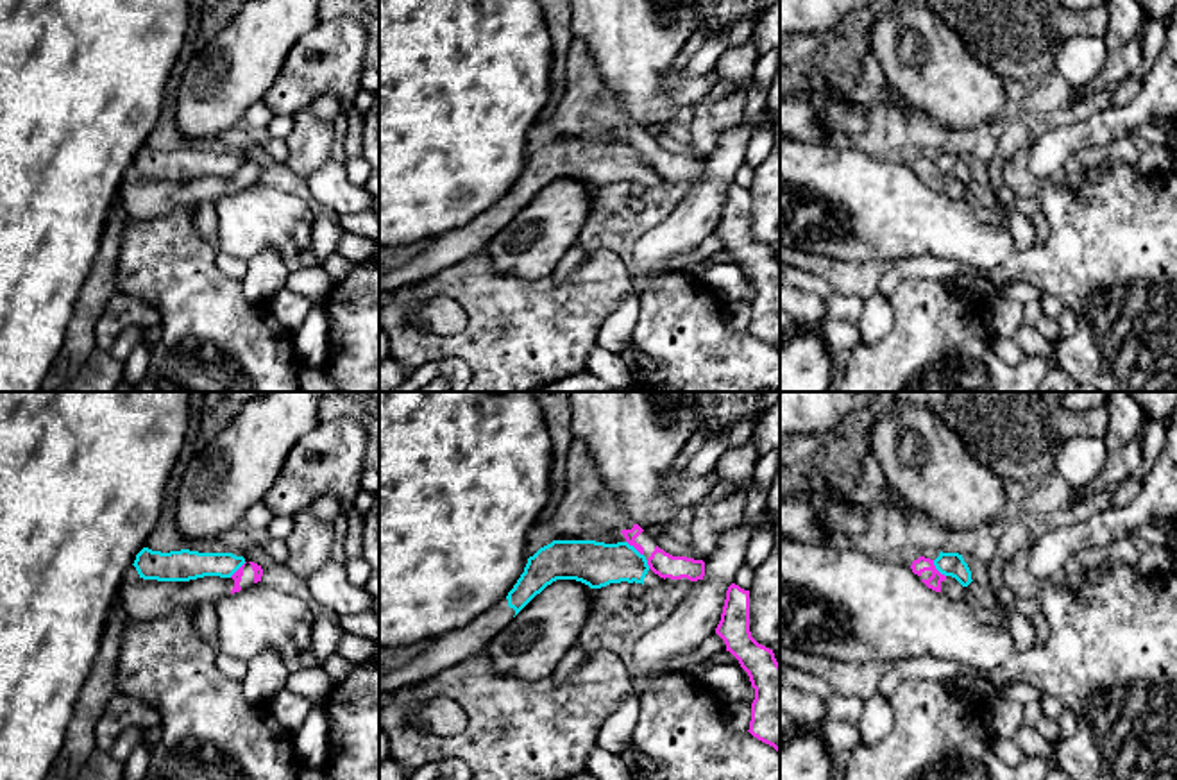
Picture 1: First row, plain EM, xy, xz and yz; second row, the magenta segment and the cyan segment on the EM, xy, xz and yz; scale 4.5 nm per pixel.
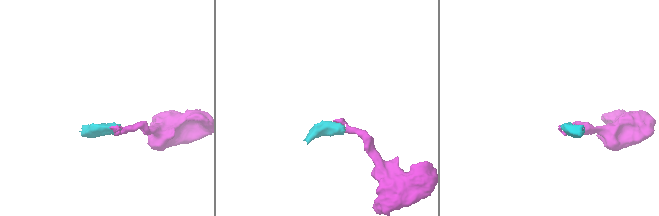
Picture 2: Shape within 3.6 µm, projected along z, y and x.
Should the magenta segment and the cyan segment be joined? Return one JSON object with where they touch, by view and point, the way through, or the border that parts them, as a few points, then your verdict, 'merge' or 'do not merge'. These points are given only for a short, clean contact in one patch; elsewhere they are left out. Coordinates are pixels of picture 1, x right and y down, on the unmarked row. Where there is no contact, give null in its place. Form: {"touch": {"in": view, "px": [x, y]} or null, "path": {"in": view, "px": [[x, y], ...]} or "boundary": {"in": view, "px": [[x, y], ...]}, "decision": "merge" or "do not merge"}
{"touch": {"in": "yz", "px": [936, 169]}, "boundary": {"in": "yz", "px": [[932, 160], [945, 176]]}, "decision": "do not merge"}

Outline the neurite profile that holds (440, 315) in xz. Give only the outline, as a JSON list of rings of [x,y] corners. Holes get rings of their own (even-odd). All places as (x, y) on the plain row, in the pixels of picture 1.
[[[438,295],[411,304],[404,320],[413,331],[449,336],[463,331],[469,317],[454,299]]]

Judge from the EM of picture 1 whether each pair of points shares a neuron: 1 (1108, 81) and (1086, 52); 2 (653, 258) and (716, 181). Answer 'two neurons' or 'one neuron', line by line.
1: two neurons
2: one neuron

